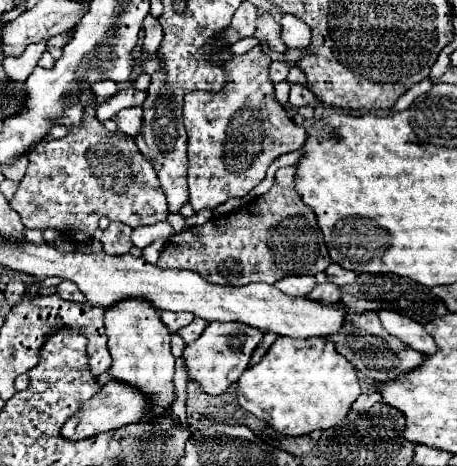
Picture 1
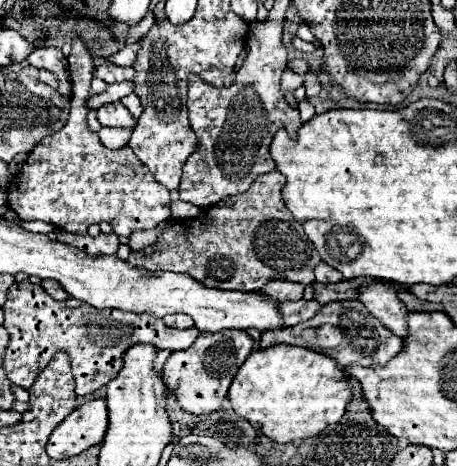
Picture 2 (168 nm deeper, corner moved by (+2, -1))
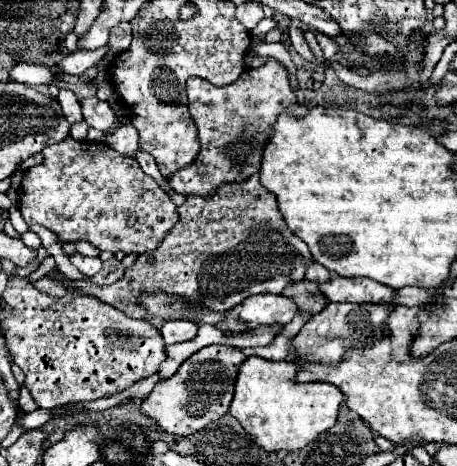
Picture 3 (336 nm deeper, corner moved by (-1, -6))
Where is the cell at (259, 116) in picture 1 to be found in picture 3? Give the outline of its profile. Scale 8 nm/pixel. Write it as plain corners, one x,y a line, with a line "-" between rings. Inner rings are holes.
268,58
258,68
246,70
246,74
242,74
242,78
238,78
234,84
230,84
226,88
216,88
216,86
208,84
208,80
202,80
196,76
188,80
186,88
188,88
190,116
198,128
200,154
196,156
196,160
190,166
186,166
184,170
178,170
170,178
174,192
178,192
182,196
196,196
198,194
200,198
212,198
222,184
240,184
240,182
248,180
252,174
258,174
260,164
262,164
262,154
264,154
264,148
272,136
272,126
274,126
276,118
282,112
300,116
298,100
288,84
288,70
274,58

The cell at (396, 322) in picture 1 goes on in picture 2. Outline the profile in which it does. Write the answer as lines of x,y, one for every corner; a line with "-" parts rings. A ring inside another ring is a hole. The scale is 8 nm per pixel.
365,285
365,289
361,289
359,301
367,307
367,311
373,317
385,323
385,327
391,329
397,337
407,335
405,323
407,309
405,305
401,305
397,289
385,289
385,285

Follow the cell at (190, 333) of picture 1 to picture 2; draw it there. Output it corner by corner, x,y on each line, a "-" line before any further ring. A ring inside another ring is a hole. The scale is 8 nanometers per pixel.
21,281
21,283
13,283
9,287
7,293
7,301
3,305
5,311
5,323
3,327
9,333
9,347
5,353
5,371
9,381
13,381
15,385
19,385
21,389
29,391
33,381
39,377
41,369
45,369
49,365
49,361
53,359
53,353
65,351
69,355
71,361
71,371
75,377
75,393
79,397
95,393
97,389
105,387
113,377
117,377
117,373
123,369
123,355
125,349
129,349
129,345
139,345
139,343
147,343
147,345
155,345
155,349
167,349
167,351
183,351
187,347
191,347
191,343
199,337
199,329
191,327
187,331
177,331
177,329
169,329
163,319
153,317
149,313
127,313
127,311
119,311
119,309
93,309
93,305
81,305
81,301
55,301
53,297
49,297
41,285
33,285
31,281

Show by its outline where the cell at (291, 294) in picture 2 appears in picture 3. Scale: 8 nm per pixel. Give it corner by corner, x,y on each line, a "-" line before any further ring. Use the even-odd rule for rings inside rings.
256,294
252,298
246,298
240,306
234,306
228,312
232,314
232,318
228,318
228,326
218,326
218,328
230,332
244,332
260,324
288,324
296,312
298,306
288,296
-
240,322
248,322
248,324
242,326

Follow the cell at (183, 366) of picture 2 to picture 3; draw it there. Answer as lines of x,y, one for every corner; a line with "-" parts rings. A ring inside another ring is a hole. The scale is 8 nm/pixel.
206,346
192,354
172,378
160,380
152,394
142,402
142,412
158,422
158,426
174,436
188,436
204,426
216,422
228,412
234,394
234,382
240,364
246,360
240,348
234,346

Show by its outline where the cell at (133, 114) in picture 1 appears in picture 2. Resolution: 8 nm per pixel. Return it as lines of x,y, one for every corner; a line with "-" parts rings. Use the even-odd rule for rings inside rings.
121,103
103,105
97,111
97,121
103,127
135,127
135,121
133,121
131,113

